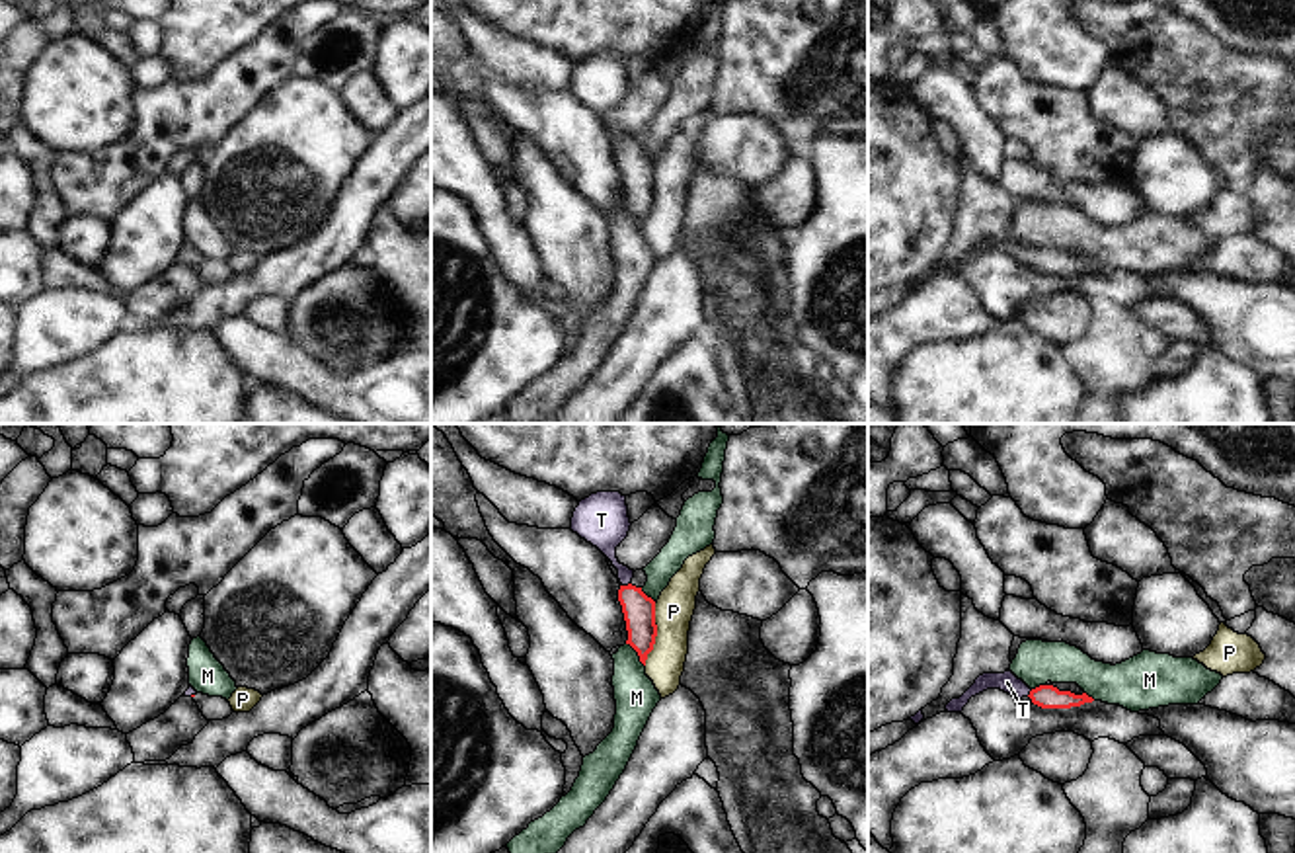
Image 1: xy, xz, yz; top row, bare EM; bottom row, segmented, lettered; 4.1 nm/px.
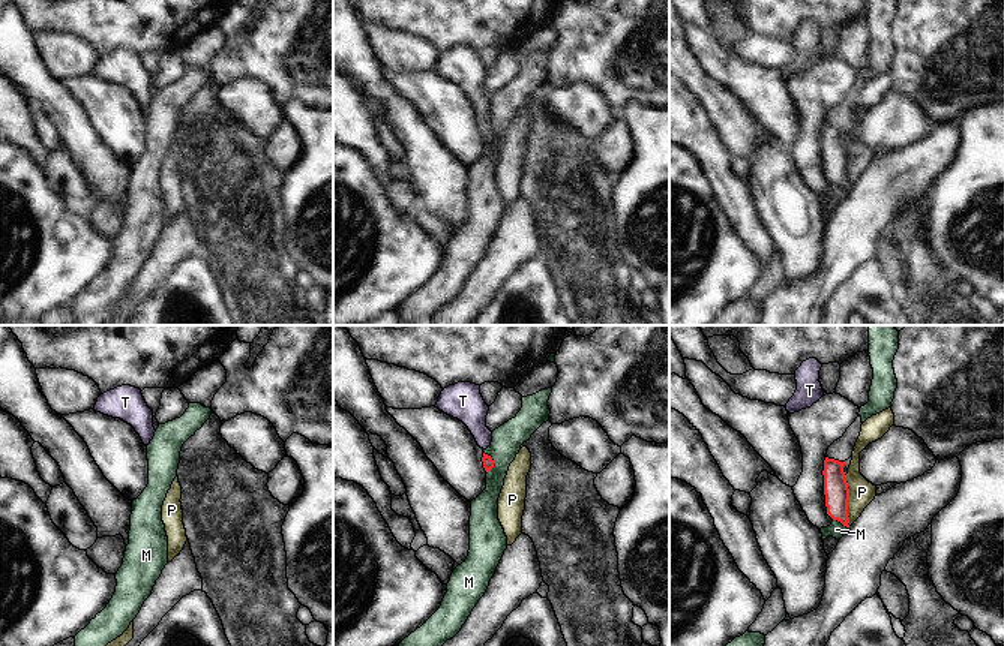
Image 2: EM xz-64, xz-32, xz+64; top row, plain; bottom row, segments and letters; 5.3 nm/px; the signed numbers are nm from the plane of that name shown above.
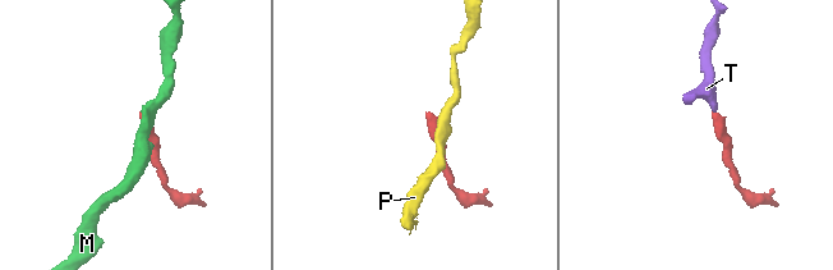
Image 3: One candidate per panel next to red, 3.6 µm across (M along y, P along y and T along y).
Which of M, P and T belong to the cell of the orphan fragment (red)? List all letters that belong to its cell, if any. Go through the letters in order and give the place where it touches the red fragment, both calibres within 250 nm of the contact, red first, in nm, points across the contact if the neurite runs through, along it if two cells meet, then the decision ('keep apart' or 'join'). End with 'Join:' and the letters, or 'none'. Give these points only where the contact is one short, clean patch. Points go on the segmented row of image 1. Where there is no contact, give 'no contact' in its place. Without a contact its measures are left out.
M: meets red in xz at (638, 654); 130 nm thick on the red side, 170 nm on the other; border along xz (627, 643), (644, 666); keep apart
P: meets red in xz at (656, 635); 130 nm thick on the red side, 160 nm on the other; border along xz (656, 604), (656, 643), (644, 664); keep apart
T: meets red in xz at (628, 584); 130 nm thick on the red side, 170 nm on the other; runs through xz (638, 609), (628, 596), (628, 584), (611, 557), (607, 528); join
Join: T

